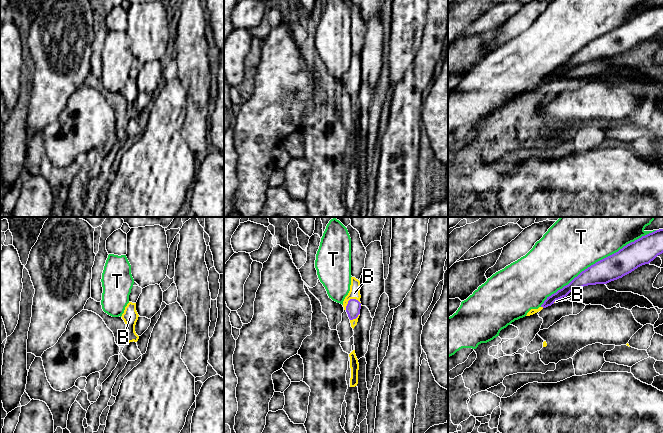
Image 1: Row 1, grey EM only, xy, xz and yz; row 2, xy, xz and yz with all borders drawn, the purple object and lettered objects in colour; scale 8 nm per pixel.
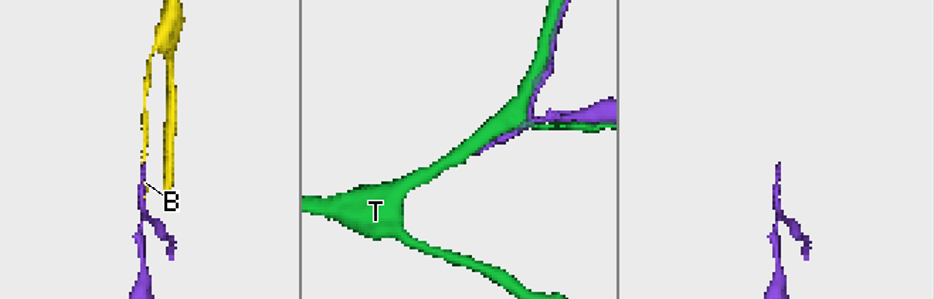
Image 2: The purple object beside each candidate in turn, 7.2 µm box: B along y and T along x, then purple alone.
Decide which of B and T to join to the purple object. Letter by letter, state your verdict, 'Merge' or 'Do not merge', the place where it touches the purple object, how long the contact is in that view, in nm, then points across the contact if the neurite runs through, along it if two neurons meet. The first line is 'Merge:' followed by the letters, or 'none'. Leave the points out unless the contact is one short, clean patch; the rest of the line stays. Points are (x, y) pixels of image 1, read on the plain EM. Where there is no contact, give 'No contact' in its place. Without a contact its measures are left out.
Merge: B
B: Merge. Touches purple at xz (350, 75). Shared border 140 nm. Path across: xz (353, 83), (350, 75), (354, 69)
T: Do not merge. Touches purple at yz (598, 37). Shared border 1100 nm

